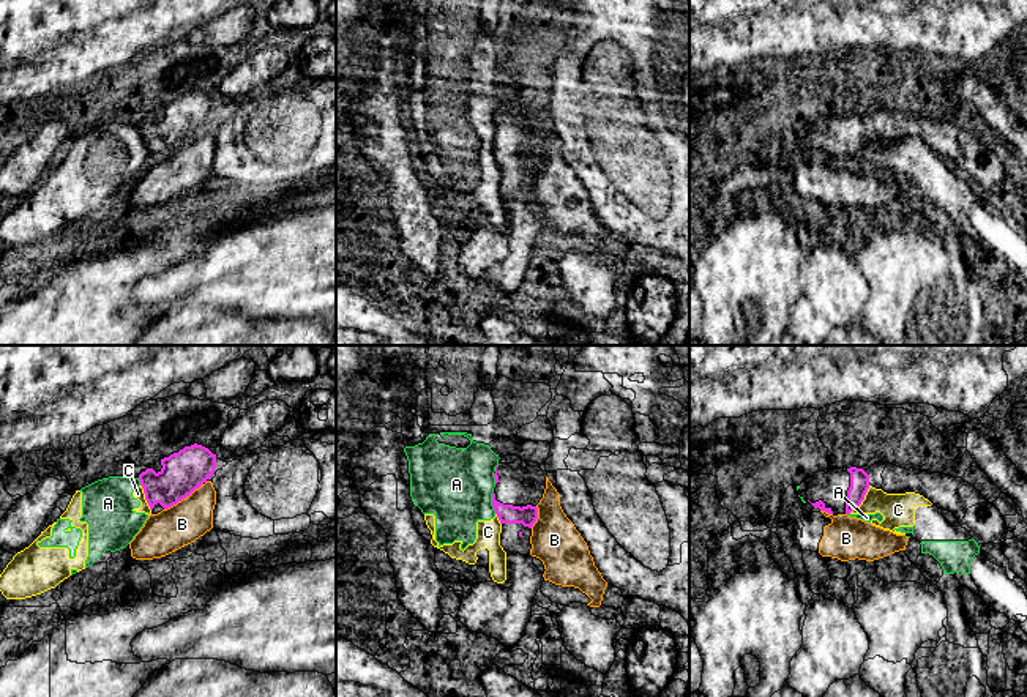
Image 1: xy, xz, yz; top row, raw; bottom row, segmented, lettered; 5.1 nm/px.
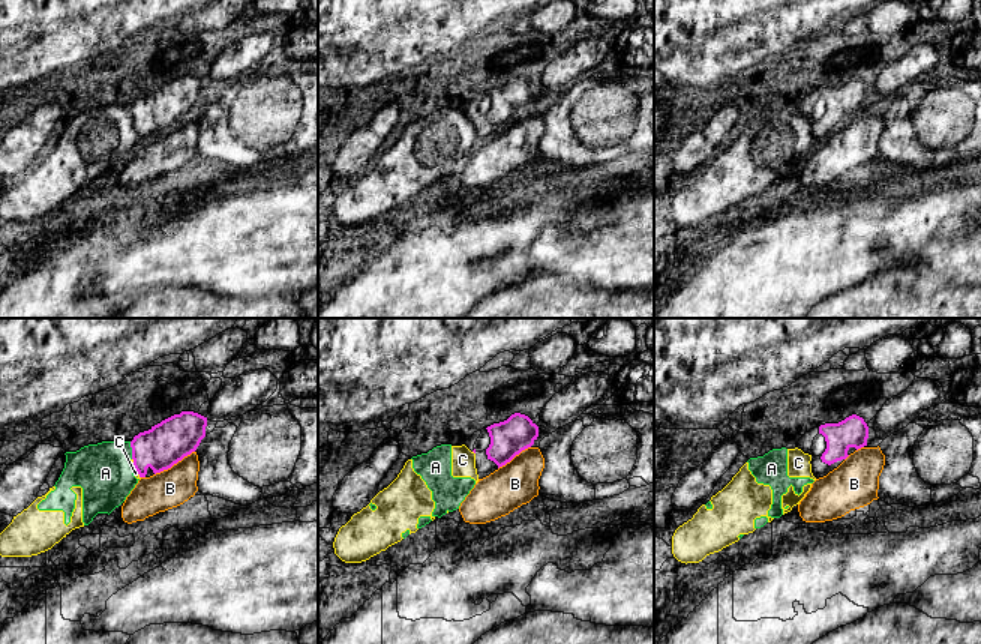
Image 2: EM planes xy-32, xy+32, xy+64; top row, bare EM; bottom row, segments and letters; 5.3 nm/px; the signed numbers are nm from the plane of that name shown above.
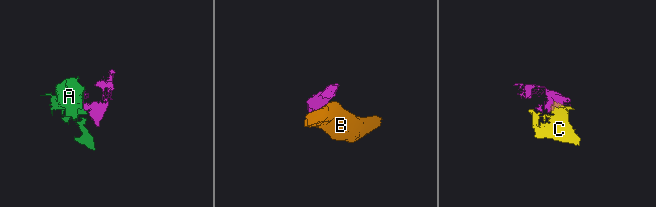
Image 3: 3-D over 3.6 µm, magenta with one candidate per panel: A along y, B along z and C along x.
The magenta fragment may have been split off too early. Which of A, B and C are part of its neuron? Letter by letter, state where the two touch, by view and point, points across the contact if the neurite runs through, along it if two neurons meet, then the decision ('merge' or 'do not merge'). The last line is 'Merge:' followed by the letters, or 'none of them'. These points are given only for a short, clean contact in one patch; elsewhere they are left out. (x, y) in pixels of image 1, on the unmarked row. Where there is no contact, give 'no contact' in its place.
A: xz (492, 150) | along xz (492, 139), (492, 156), (496, 160) | do not merge
B: xy (183, 144) | along xy (202, 130), (164, 156) | do not merge
C: yz (863, 145) | along yz (870, 131), (865, 145), (849, 160) | do not merge
Merge: none of them

